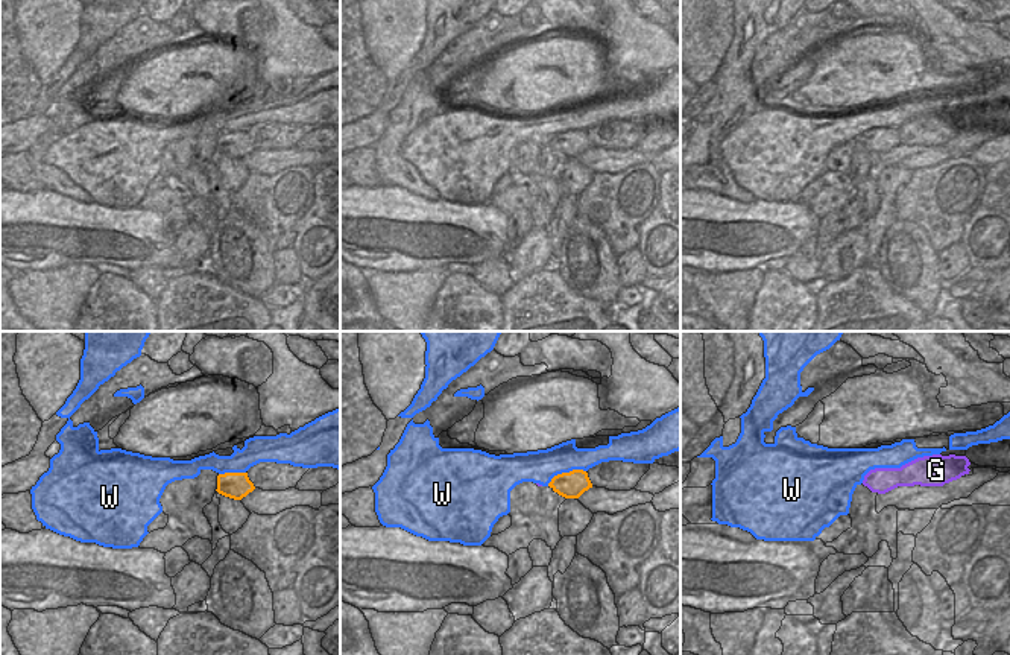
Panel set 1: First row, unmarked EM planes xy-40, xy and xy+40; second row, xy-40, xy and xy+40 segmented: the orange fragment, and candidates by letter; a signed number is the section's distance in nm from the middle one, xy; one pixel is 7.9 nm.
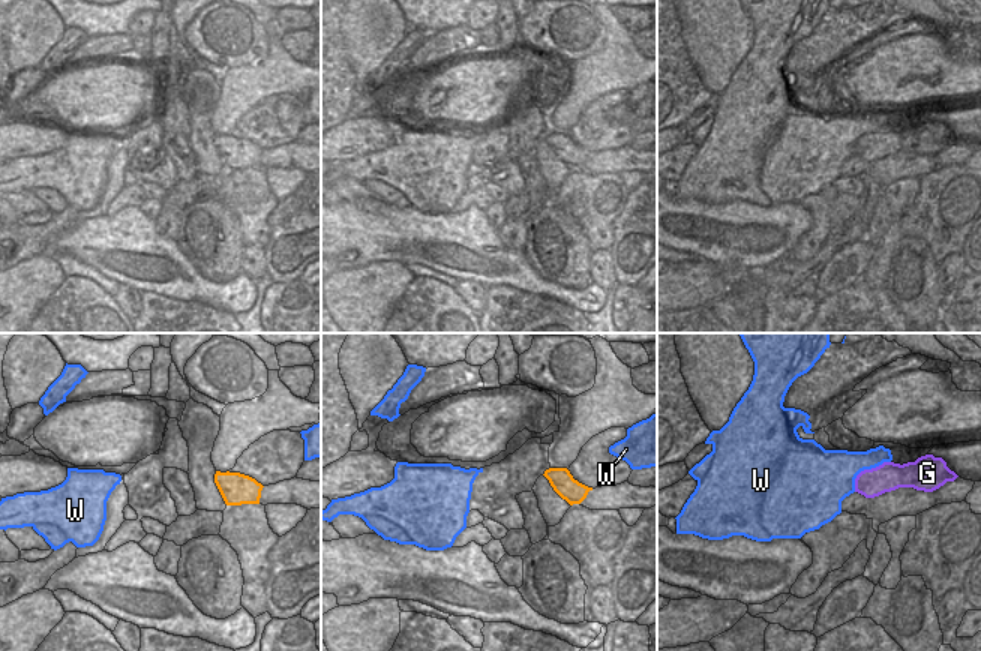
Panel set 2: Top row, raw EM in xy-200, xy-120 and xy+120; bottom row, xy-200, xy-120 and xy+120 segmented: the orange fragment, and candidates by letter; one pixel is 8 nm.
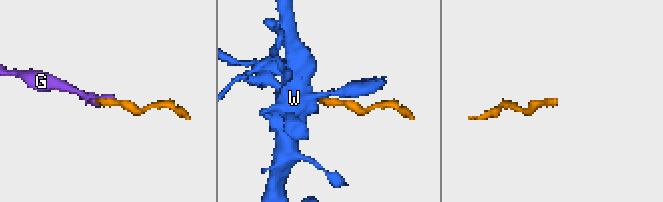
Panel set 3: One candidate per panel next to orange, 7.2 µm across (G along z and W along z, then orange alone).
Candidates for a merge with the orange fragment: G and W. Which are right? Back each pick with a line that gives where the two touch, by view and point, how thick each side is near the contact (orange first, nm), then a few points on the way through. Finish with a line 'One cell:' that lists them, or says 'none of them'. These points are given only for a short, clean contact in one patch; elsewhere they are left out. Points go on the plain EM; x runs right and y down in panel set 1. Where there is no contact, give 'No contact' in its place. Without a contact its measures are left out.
G: No contact
One cell: G.

